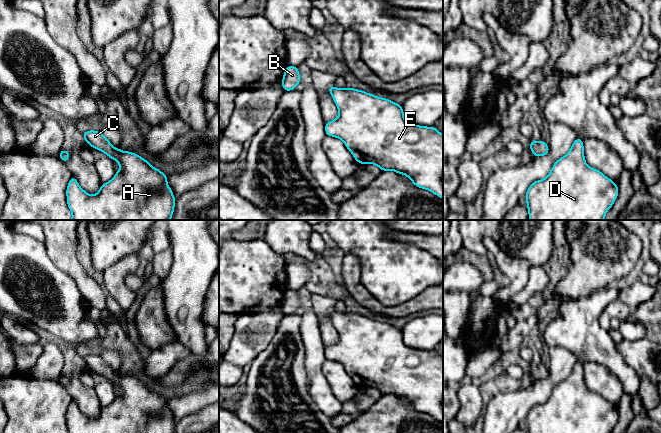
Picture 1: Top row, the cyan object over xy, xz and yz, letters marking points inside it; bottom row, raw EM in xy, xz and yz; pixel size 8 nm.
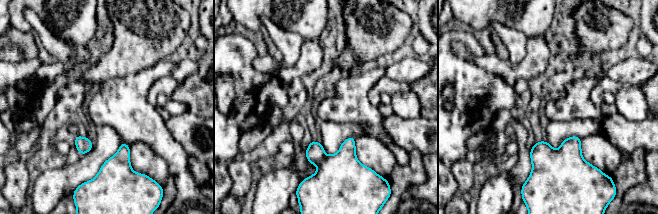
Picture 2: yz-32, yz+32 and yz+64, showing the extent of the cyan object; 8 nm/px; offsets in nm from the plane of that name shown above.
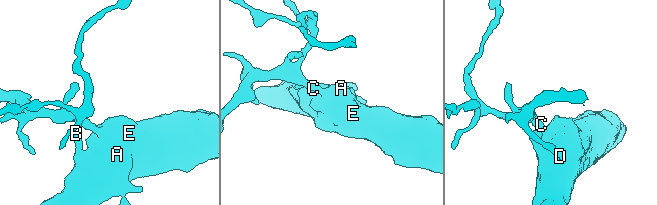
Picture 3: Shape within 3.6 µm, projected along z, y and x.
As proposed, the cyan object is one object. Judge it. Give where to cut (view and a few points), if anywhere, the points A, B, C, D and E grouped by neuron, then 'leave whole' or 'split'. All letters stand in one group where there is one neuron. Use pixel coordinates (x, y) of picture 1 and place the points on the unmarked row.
no cut; A B C D E; leave whole

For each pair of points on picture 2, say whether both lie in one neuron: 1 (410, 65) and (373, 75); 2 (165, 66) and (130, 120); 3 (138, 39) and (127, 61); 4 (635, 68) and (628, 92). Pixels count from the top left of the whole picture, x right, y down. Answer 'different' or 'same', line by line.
1: different
2: same
3: same
4: different

